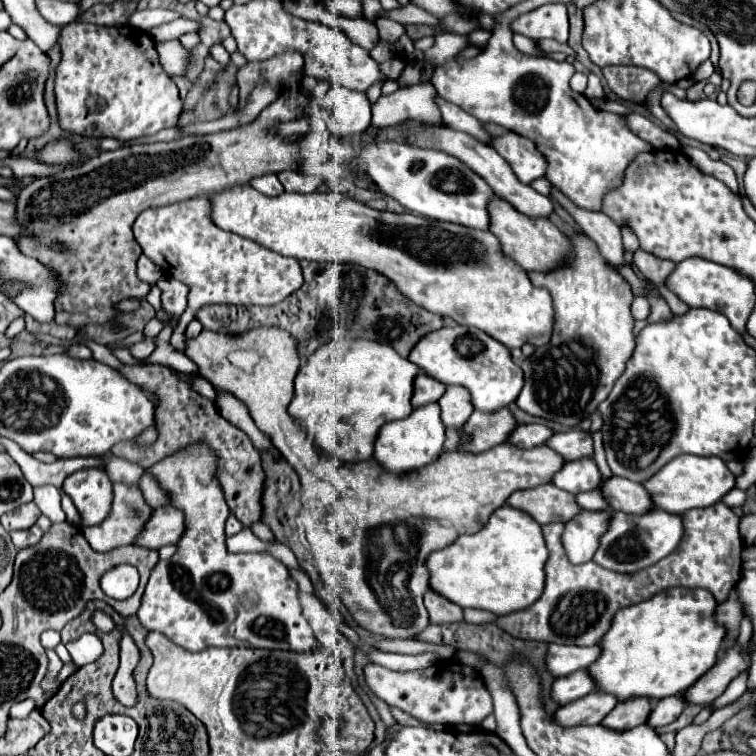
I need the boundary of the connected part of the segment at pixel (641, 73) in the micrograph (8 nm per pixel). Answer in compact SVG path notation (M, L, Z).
M610 65L602 69L602 75L608 87L624 101L642 103L644 95L648 95L658 83L660 77L642 67L624 67L624 65Z

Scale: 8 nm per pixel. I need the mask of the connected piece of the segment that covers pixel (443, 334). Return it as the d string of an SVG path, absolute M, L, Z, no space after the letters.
M442 327L418 341L408 359L444 385L462 385L470 391L478 411L498 411L516 401L522 389L522 369L512 361L508 347L476 327Z

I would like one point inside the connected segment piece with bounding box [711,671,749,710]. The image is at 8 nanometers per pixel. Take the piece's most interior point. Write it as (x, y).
(737, 687)

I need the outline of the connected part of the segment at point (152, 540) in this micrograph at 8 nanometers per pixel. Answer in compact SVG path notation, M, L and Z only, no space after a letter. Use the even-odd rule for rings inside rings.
M166 505L152 511L150 519L142 527L142 533L136 537L134 543L146 549L159 549L160 559L170 559L177 551L176 543L182 531L184 531L182 511Z

